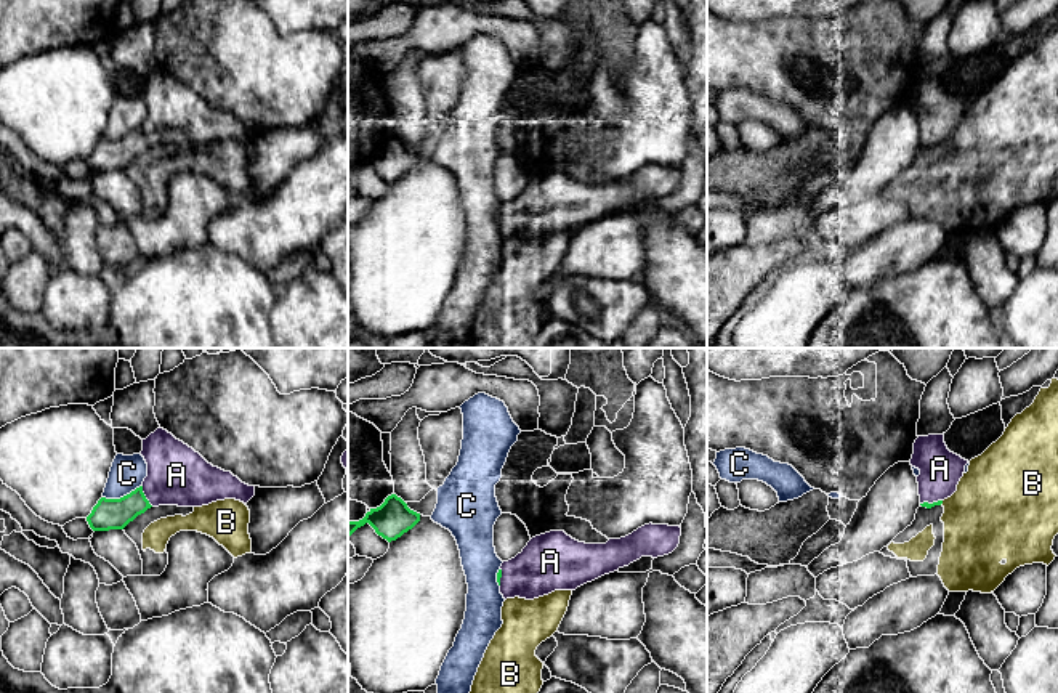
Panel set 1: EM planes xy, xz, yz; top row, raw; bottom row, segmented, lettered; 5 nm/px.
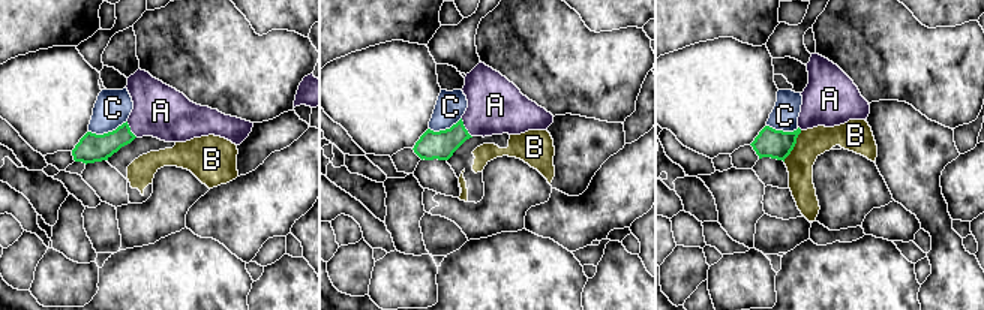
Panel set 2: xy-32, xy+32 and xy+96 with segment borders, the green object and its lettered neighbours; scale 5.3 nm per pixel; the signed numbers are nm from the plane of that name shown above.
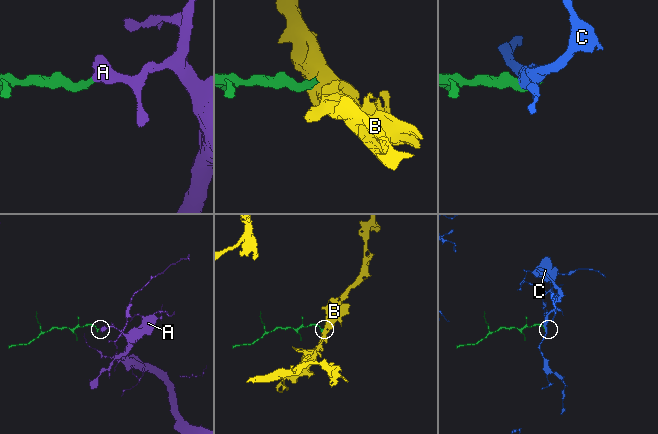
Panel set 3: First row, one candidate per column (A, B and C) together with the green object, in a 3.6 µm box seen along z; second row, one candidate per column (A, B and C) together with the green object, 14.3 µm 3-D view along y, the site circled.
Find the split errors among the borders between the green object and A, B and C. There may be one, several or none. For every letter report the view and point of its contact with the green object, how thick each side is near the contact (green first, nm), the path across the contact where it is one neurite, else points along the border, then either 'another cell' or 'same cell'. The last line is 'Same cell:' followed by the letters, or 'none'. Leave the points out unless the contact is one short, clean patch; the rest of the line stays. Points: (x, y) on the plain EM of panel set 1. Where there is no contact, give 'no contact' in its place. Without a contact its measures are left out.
A: contact xy (145, 137); calibres 160 and 300 nm; way xy (109, 154), (117, 154), (145, 137), (177, 116); same cell
B: contact yz (941, 143); calibres 30 and 440 nm; border yz (943, 141), (940, 145); another cell
C: contact xy (121, 138); calibres 160 and 170 nm; another cell
Same cell: A

